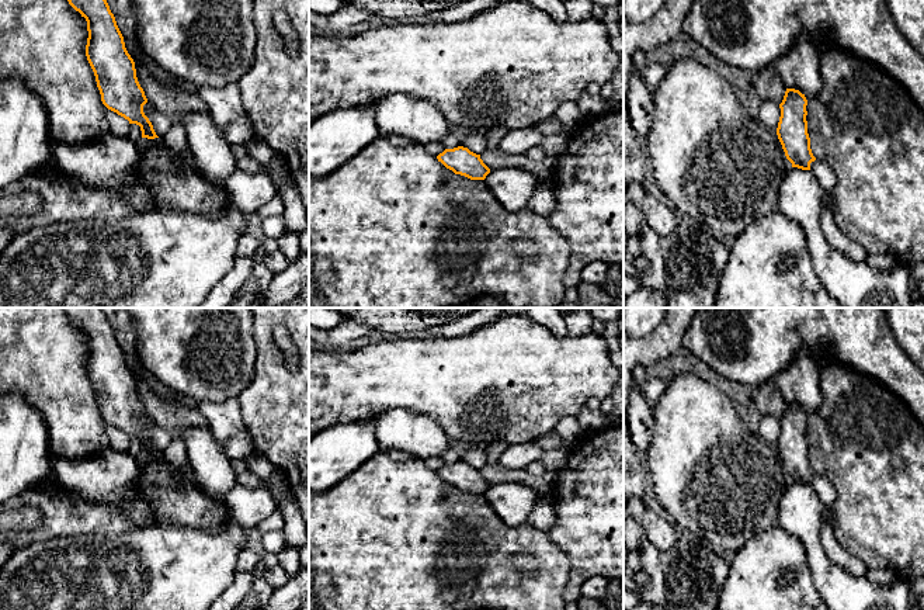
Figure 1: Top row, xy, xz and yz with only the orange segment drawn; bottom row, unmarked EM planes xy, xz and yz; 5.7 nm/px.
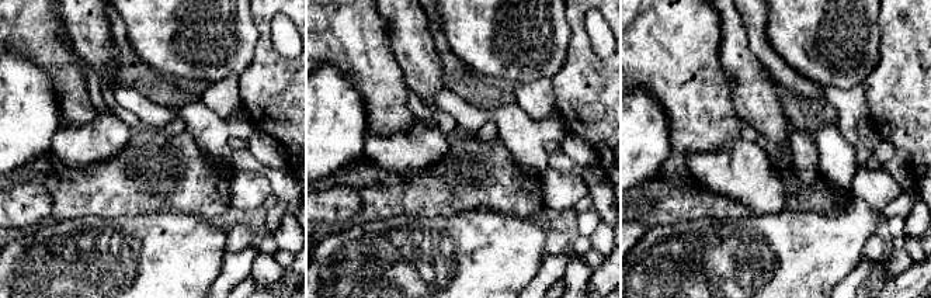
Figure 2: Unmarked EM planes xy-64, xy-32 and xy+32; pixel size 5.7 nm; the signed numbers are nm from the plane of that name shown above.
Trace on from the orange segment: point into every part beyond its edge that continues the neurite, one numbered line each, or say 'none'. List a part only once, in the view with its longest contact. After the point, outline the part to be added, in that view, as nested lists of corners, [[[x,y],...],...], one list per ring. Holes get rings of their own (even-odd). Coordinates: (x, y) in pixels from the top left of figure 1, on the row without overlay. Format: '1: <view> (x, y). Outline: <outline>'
none

